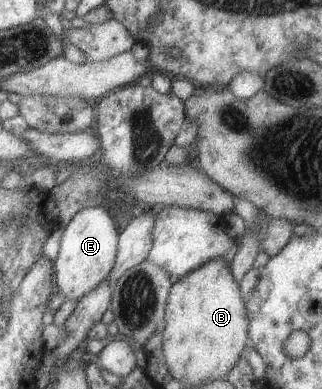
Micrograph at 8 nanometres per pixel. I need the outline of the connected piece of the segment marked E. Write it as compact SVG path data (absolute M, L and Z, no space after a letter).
M102 204L78 210L61 229L58 255L52 262L52 272L56 276L55 289L65 300L76 302L108 278L116 260L118 233Z

